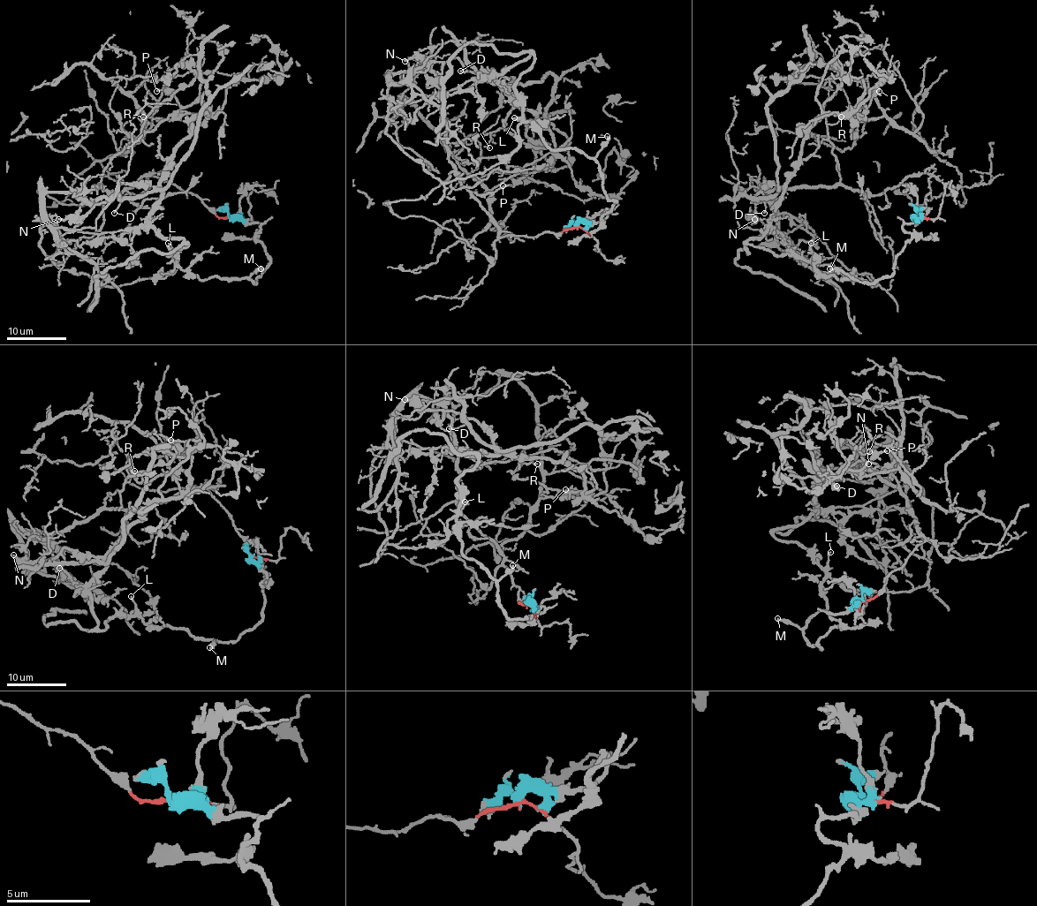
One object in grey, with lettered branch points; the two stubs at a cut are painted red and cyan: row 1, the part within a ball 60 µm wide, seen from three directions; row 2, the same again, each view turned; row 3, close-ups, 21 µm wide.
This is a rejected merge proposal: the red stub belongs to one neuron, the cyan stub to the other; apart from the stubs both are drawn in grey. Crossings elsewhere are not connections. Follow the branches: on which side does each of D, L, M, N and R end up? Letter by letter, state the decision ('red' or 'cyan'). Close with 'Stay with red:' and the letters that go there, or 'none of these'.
D: cyan
L: cyan
M: cyan
N: cyan
R: red
Stay with red: R

